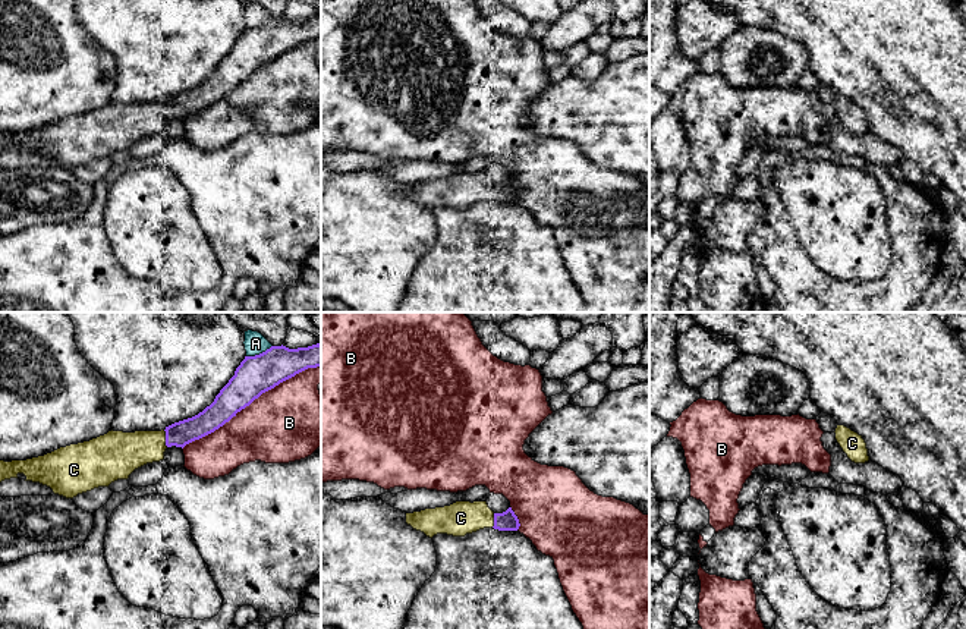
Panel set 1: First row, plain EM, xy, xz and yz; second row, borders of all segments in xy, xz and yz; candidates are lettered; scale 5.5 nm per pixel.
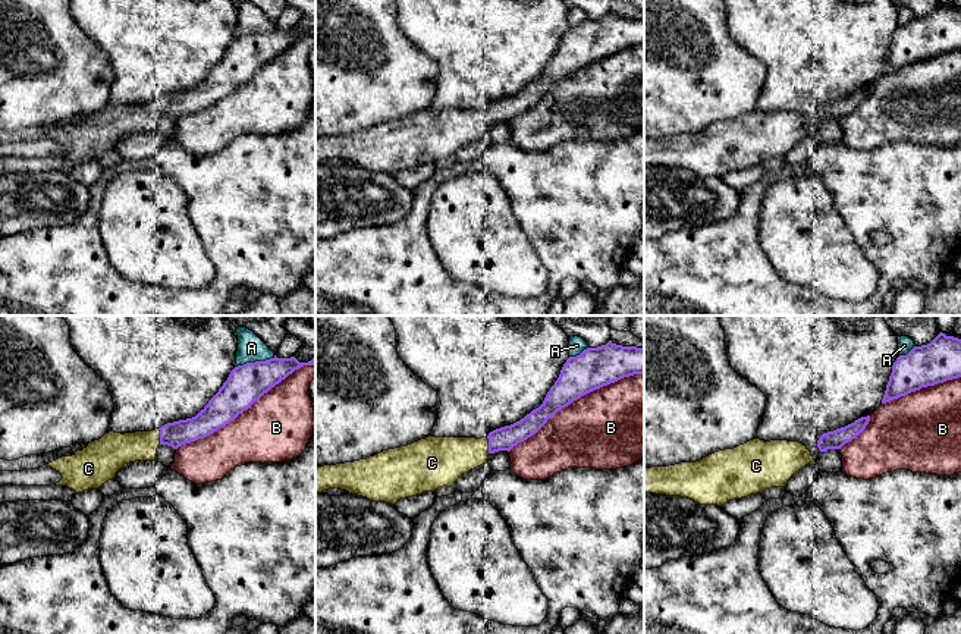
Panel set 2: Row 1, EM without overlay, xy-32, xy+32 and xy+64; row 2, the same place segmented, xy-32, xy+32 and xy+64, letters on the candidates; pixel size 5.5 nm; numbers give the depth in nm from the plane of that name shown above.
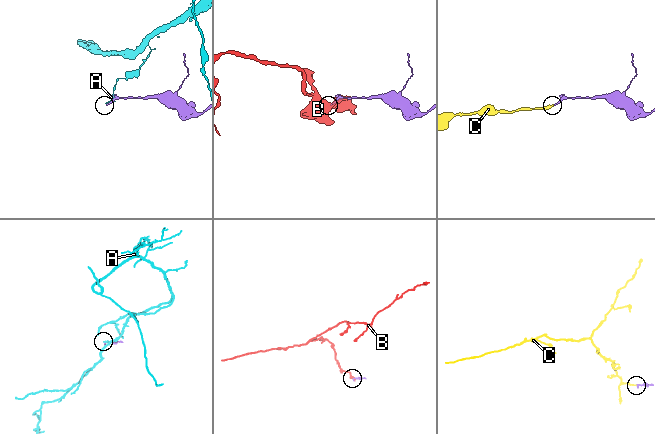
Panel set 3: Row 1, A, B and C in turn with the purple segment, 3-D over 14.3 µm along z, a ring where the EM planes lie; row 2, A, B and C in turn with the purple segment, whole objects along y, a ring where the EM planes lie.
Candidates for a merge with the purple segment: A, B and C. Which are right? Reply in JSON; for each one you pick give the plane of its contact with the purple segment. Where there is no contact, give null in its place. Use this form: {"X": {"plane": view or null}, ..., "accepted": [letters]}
{"C": {"plane": "xy"}, "accepted": ["C"]}

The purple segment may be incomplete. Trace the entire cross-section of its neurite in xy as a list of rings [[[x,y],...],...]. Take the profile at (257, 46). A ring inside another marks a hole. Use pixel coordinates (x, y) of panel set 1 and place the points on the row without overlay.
[[[321,16],[308,19],[289,21],[286,18],[271,18],[265,23],[255,28],[245,28],[236,40],[235,47],[220,62],[214,73],[198,87],[174,94],[161,103],[108,103],[104,107],[89,113],[60,119],[44,128],[26,132],[0,132],[0,154],[10,150],[18,150],[19,145],[26,148],[25,152],[40,154],[53,161],[54,166],[66,170],[73,170],[78,166],[91,163],[98,158],[108,158],[117,151],[128,151],[129,147],[152,133],[164,130],[167,119],[185,119],[186,116],[199,111],[226,94],[229,94],[237,84],[249,78],[262,65],[274,60],[280,54],[295,48],[308,40],[321,40]]]

